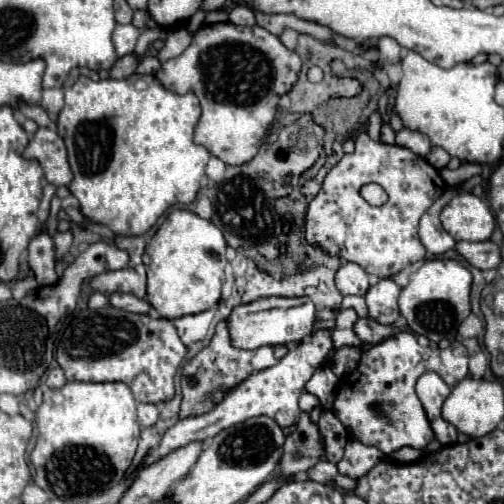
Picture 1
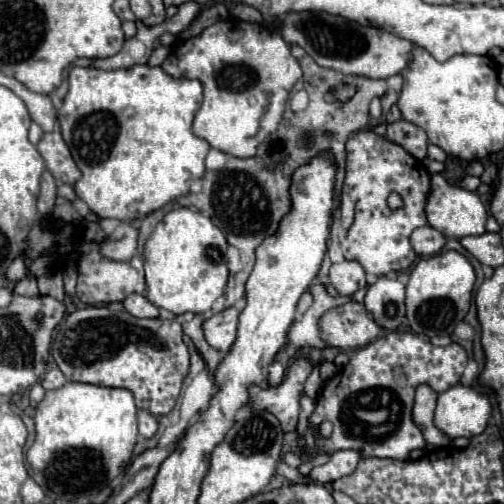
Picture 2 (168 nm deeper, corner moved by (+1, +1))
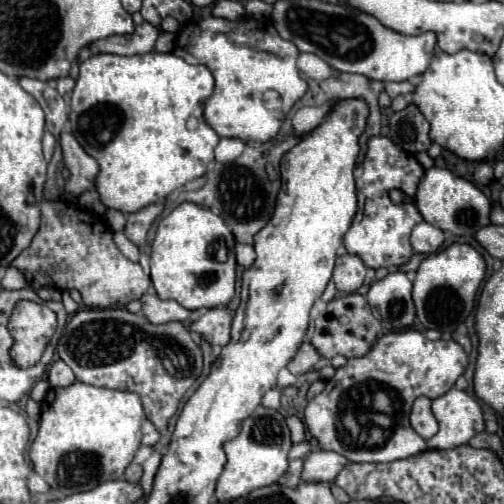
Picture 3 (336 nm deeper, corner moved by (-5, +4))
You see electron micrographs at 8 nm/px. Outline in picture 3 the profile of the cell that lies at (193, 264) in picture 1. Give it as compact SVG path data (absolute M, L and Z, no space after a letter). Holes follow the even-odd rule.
M184 202L160 220L152 242L150 270L152 284L162 300L176 300L188 310L228 304L236 290L234 236L220 216L204 206Z

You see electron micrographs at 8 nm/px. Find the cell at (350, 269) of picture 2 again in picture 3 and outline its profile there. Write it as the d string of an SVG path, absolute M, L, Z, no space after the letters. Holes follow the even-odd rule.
M344 254L336 258L336 266L334 266L334 284L340 292L356 292L366 278L366 266L358 256L352 254Z

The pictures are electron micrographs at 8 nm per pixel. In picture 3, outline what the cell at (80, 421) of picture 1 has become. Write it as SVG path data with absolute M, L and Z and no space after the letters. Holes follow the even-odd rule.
M74 382L68 388L50 388L42 402L38 436L30 446L34 472L64 496L96 488L104 480L120 480L140 448L142 420L142 402L134 392L98 388L84 382Z

